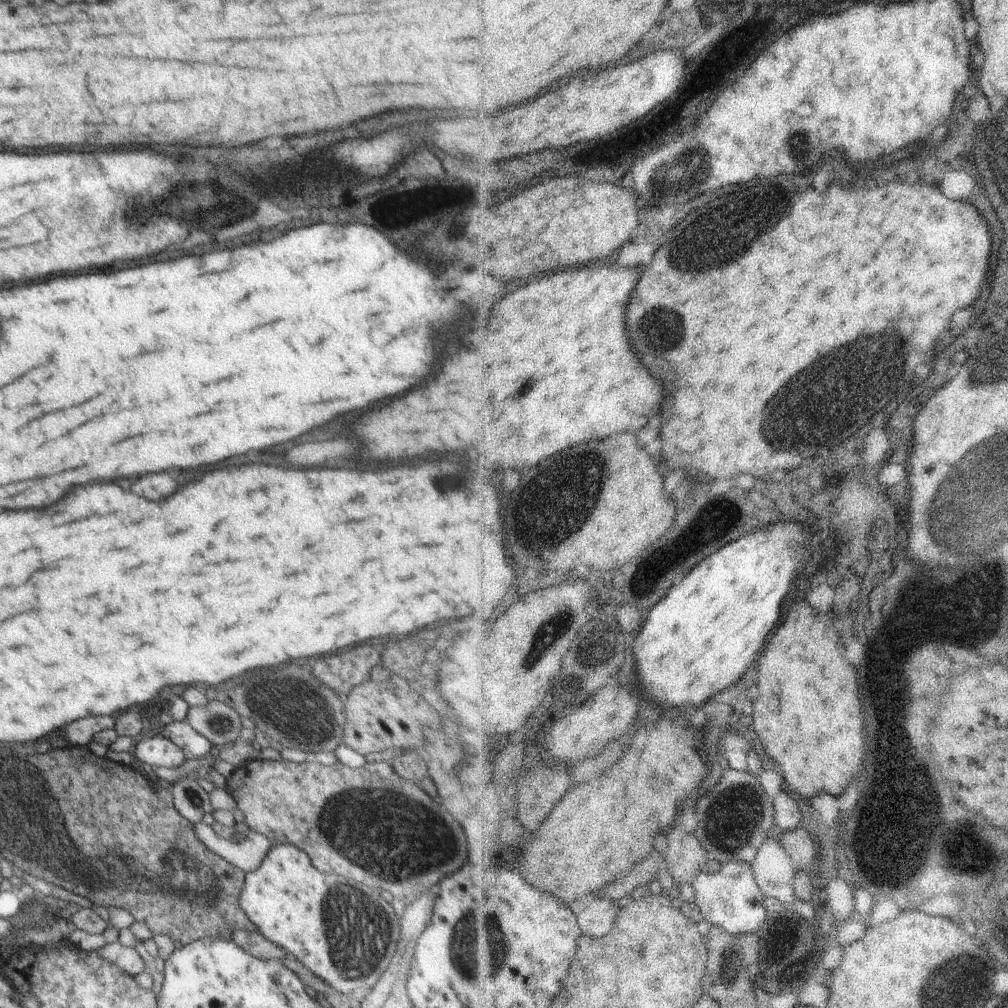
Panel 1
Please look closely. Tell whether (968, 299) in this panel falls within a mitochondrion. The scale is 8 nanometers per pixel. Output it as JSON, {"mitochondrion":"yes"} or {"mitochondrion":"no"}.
{"mitochondrion":"no"}

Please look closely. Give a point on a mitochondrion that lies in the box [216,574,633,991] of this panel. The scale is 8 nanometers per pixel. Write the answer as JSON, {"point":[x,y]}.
{"point":[353,945]}

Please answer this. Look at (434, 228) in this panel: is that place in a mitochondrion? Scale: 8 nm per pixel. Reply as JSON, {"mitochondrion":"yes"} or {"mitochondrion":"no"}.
{"mitochondrion":"yes"}

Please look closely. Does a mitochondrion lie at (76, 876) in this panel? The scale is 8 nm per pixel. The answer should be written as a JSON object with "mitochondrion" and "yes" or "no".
{"mitochondrion":"yes"}

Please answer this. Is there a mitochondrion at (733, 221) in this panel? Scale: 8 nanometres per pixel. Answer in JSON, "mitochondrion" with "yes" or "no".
{"mitochondrion":"yes"}

